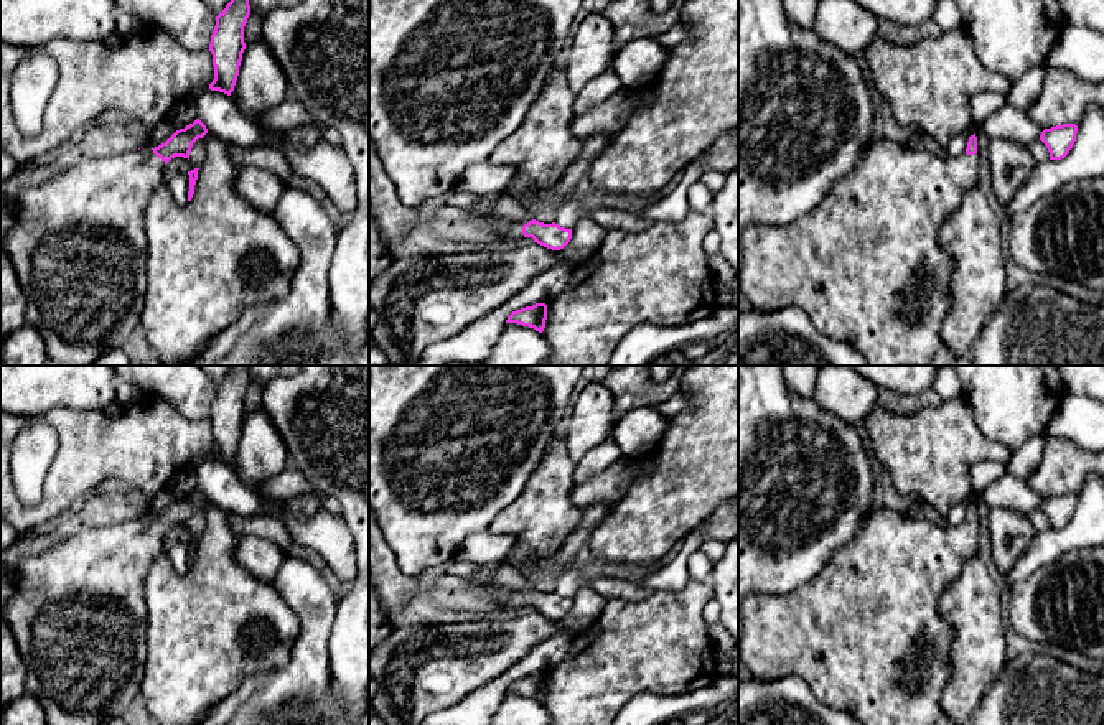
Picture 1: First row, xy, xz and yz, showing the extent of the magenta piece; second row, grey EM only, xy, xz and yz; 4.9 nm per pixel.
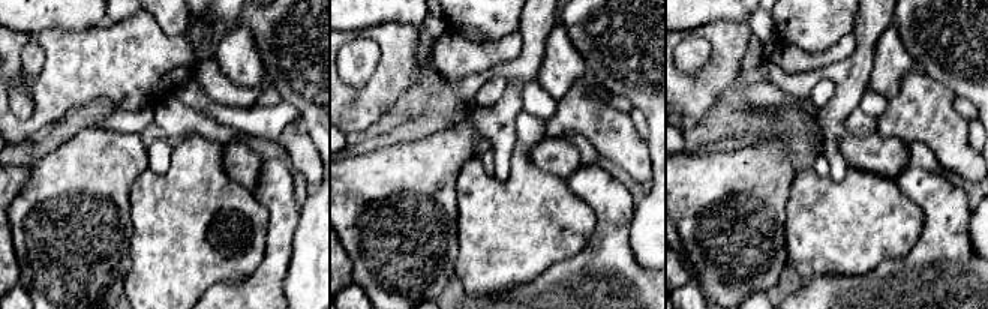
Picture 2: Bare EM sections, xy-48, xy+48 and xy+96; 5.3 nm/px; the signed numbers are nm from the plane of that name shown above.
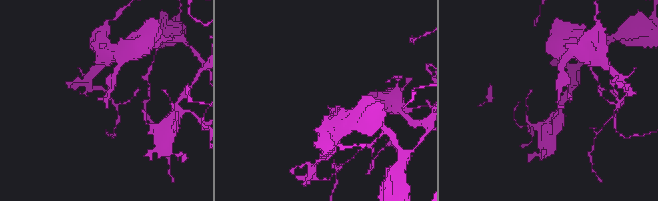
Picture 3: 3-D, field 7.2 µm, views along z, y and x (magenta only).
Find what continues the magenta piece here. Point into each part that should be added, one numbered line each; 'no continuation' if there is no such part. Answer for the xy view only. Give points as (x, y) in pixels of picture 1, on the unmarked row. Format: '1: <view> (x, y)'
1: xy (78, 613)

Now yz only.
1: yz (865, 635)

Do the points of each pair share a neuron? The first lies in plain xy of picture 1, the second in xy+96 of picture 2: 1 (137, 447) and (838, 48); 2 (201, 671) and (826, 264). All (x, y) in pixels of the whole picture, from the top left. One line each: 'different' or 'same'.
1: same
2: same

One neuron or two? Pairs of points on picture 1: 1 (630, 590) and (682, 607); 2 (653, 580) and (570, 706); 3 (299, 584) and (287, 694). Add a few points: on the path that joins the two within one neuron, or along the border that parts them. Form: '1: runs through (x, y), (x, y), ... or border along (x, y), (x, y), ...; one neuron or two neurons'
1: border along (651, 592), (640, 600), (612, 600); two neurons
2: border along (689, 580), (678, 590), (653, 594); two neurons
3: runs through (310, 612), (308, 666); one neuron

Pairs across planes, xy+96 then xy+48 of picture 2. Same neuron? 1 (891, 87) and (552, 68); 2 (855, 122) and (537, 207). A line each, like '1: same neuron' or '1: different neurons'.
1: same neuron
2: same neuron

